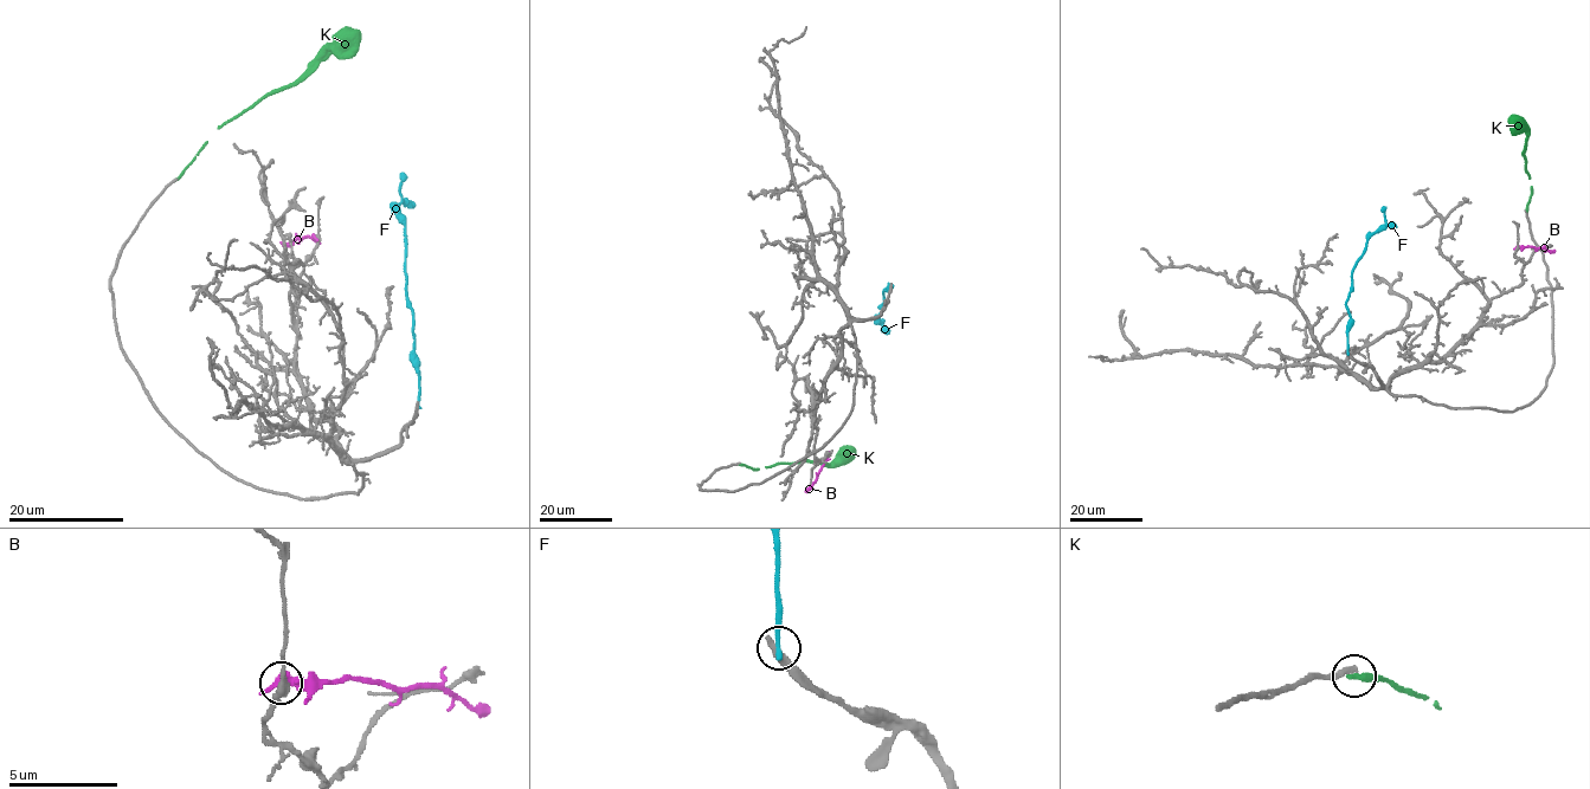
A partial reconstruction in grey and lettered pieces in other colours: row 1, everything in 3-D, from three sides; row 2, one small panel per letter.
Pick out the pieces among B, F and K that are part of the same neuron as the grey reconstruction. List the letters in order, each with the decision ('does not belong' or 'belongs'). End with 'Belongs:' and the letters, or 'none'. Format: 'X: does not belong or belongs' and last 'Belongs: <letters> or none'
B: does not belong
F: does not belong
K: does not belong
Belongs: none

